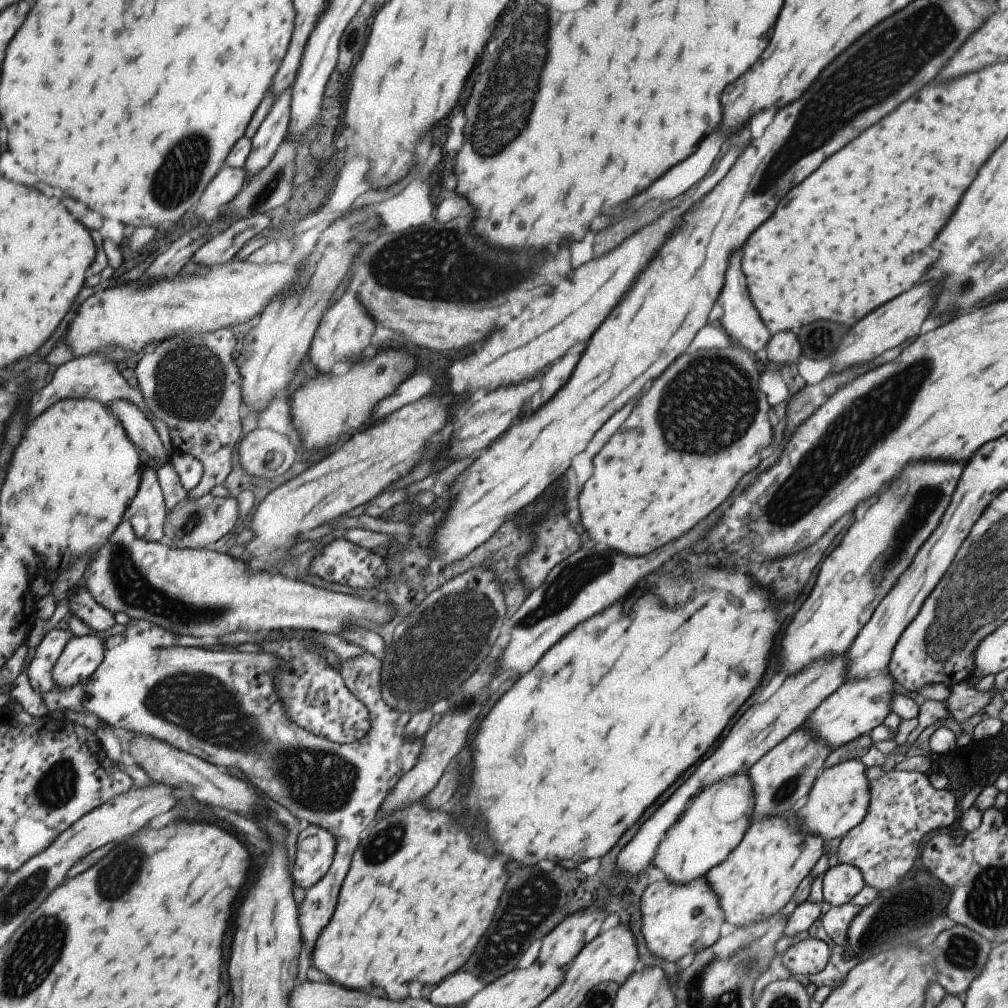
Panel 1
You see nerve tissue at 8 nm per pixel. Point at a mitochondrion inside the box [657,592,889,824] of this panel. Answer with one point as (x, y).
(789, 786)

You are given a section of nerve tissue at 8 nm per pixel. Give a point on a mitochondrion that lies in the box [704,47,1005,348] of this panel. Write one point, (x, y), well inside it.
(966, 286)

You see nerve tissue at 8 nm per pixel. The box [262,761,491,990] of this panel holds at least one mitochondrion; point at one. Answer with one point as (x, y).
(385, 843)

